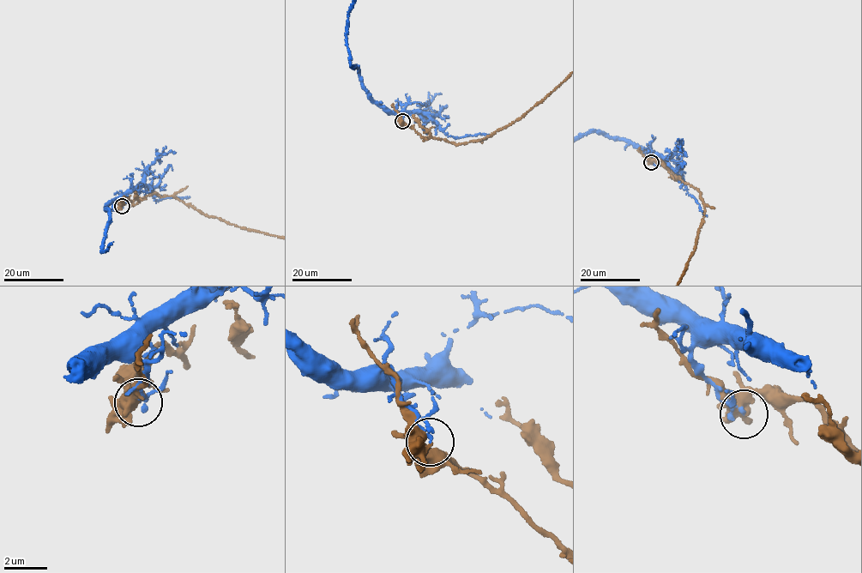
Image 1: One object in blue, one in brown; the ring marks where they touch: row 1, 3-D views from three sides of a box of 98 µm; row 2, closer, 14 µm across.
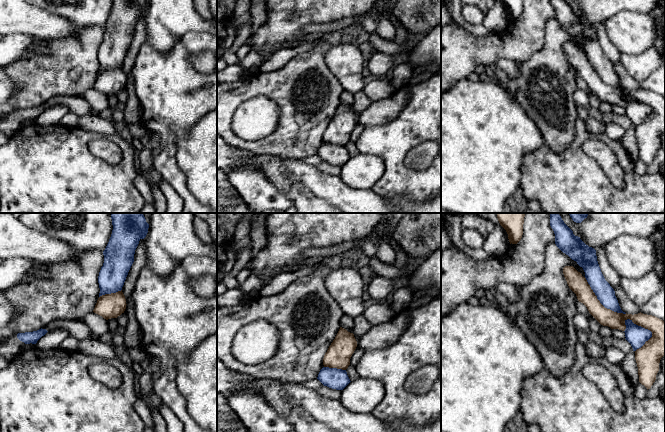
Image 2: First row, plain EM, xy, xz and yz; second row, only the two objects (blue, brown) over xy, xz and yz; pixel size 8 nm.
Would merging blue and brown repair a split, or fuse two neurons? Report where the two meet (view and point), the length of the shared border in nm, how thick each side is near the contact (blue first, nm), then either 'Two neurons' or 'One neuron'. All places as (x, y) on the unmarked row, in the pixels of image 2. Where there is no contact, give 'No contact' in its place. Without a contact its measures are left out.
Touches blue at yz (649, 106). Shared border 280 nm. Thickness 160 nm (blue) against 220 nm. Two neurons

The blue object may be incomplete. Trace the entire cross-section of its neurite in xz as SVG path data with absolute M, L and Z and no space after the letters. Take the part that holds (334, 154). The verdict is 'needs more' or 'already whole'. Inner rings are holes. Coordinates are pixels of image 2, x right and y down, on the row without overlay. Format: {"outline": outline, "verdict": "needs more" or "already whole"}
{"outline": "M323 143L317 155L324 161L332 165L343 166L351 157L346 146Z", "verdict": "already whole"}

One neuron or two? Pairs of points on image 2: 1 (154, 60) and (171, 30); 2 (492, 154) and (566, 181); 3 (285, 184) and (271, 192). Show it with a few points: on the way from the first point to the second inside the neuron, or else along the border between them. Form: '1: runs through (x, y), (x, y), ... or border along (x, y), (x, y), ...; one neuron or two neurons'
1: border along (179, 38), (166, 52), (158, 52), (145, 43); two neurons
2: border along (538, 148), (528, 152), (523, 157), (519, 187); two neurons
3: border along (261, 171), (293, 202); two neurons

